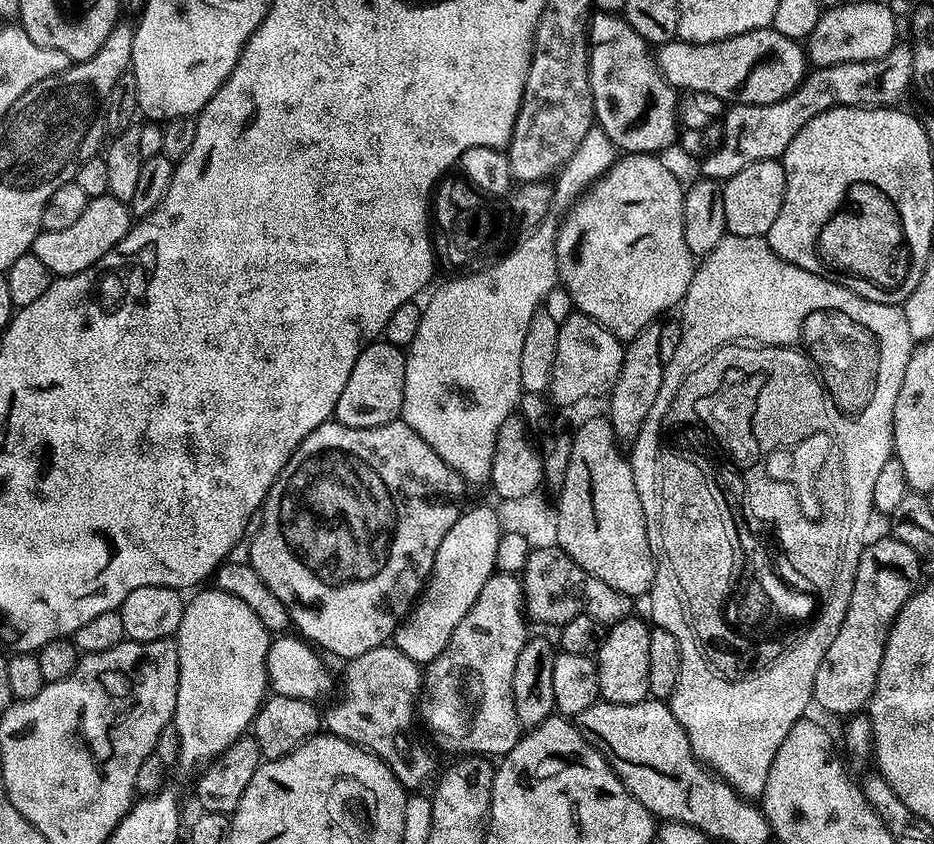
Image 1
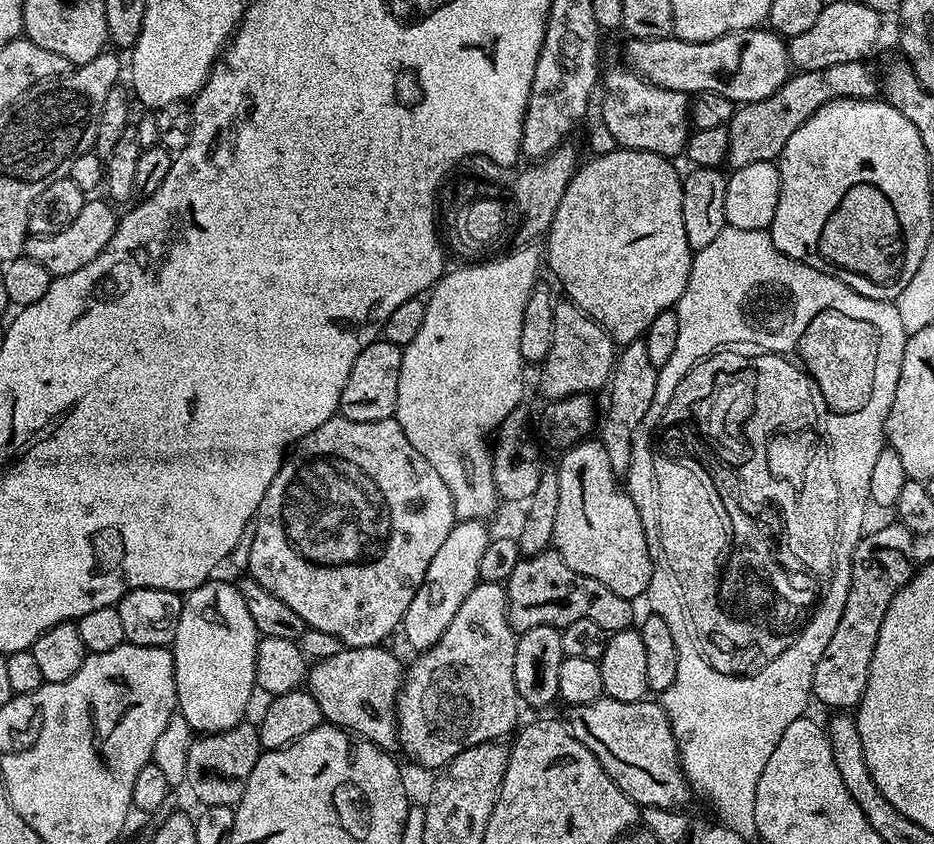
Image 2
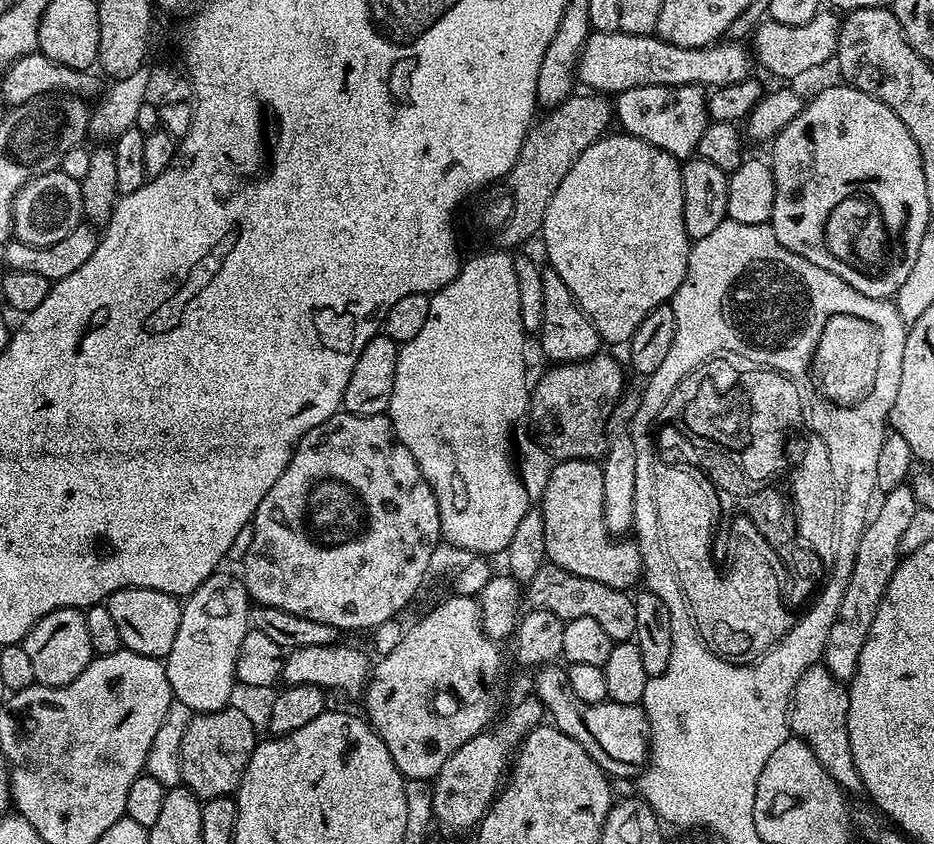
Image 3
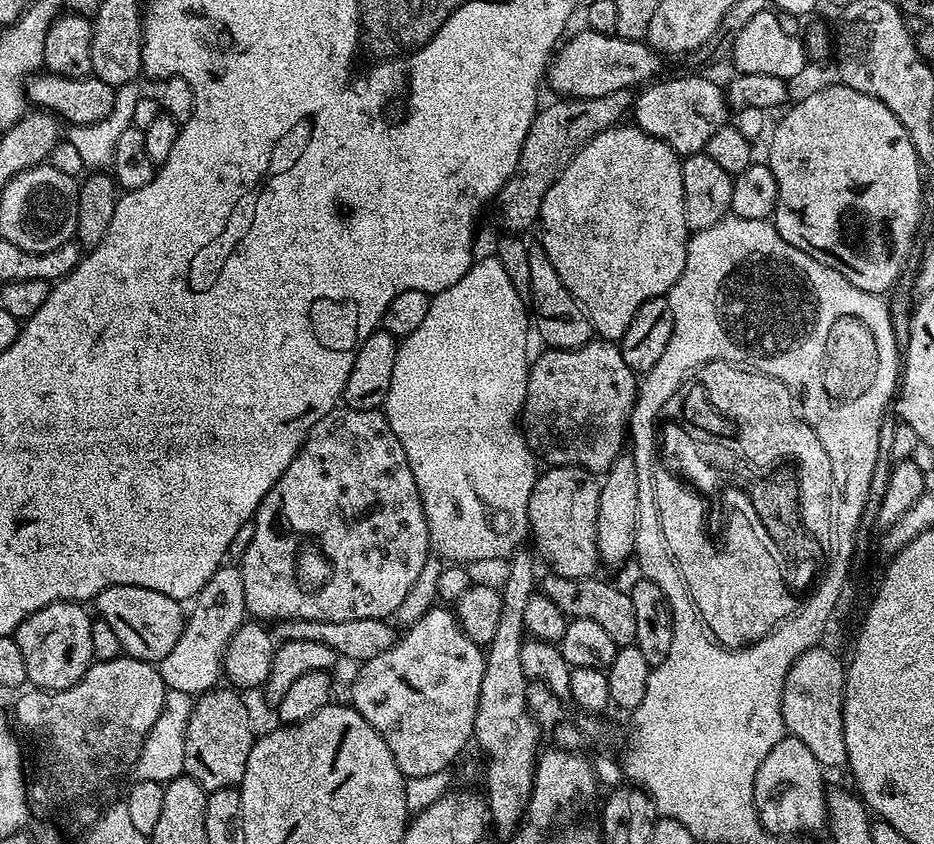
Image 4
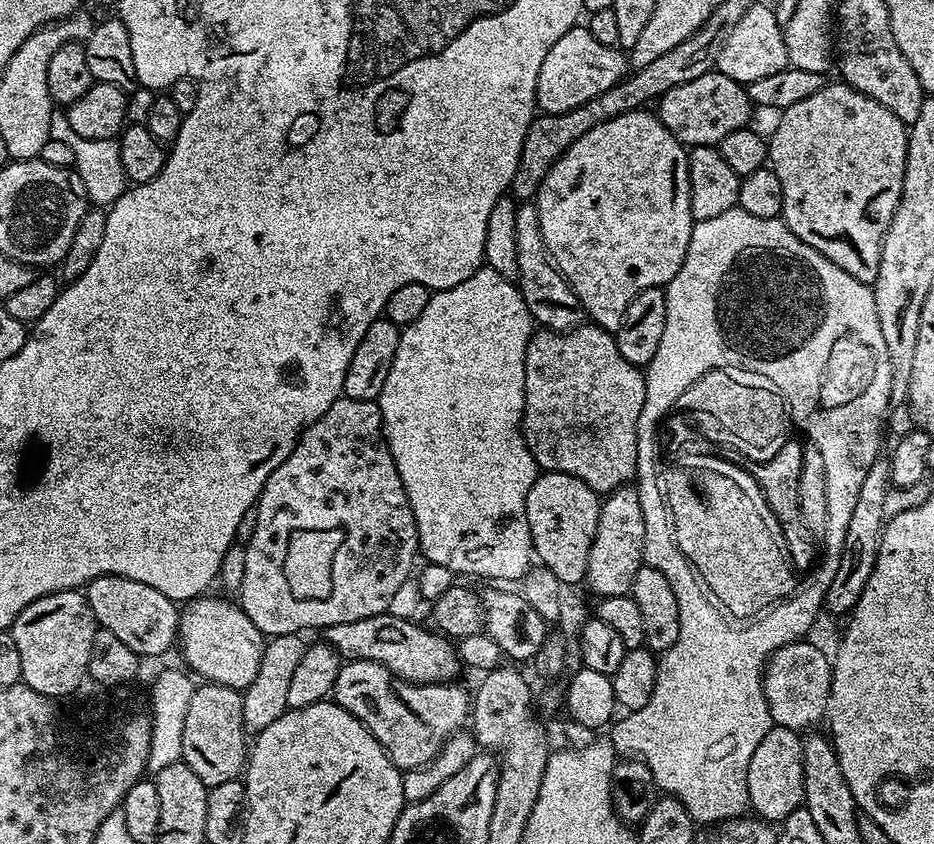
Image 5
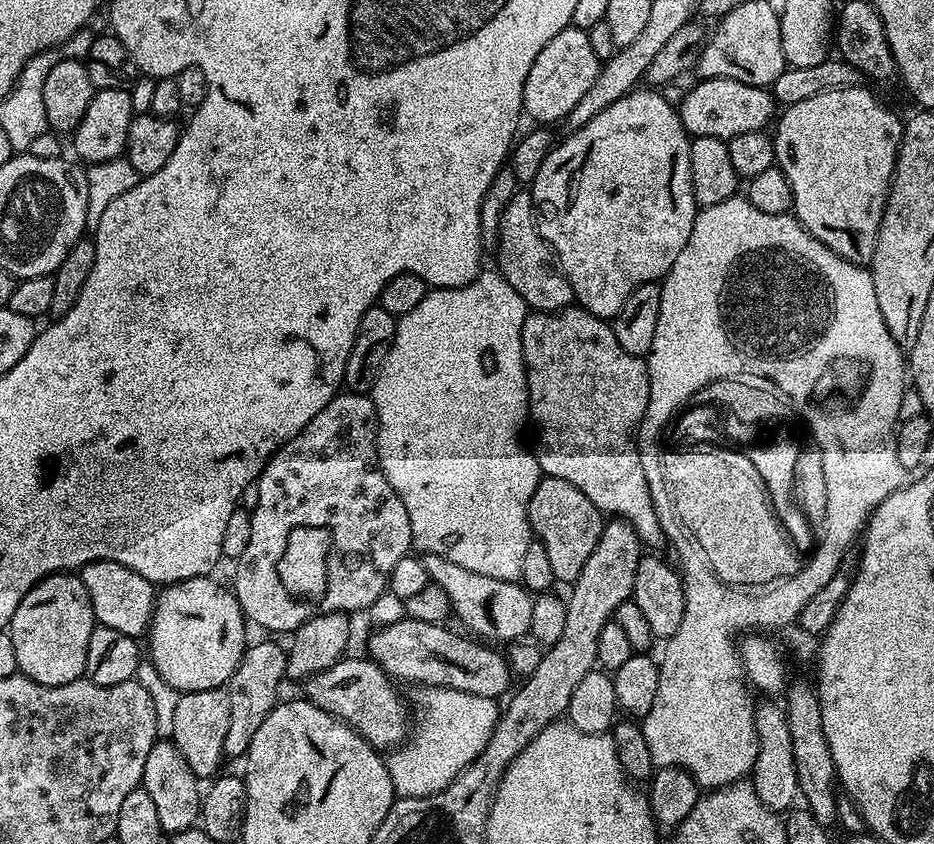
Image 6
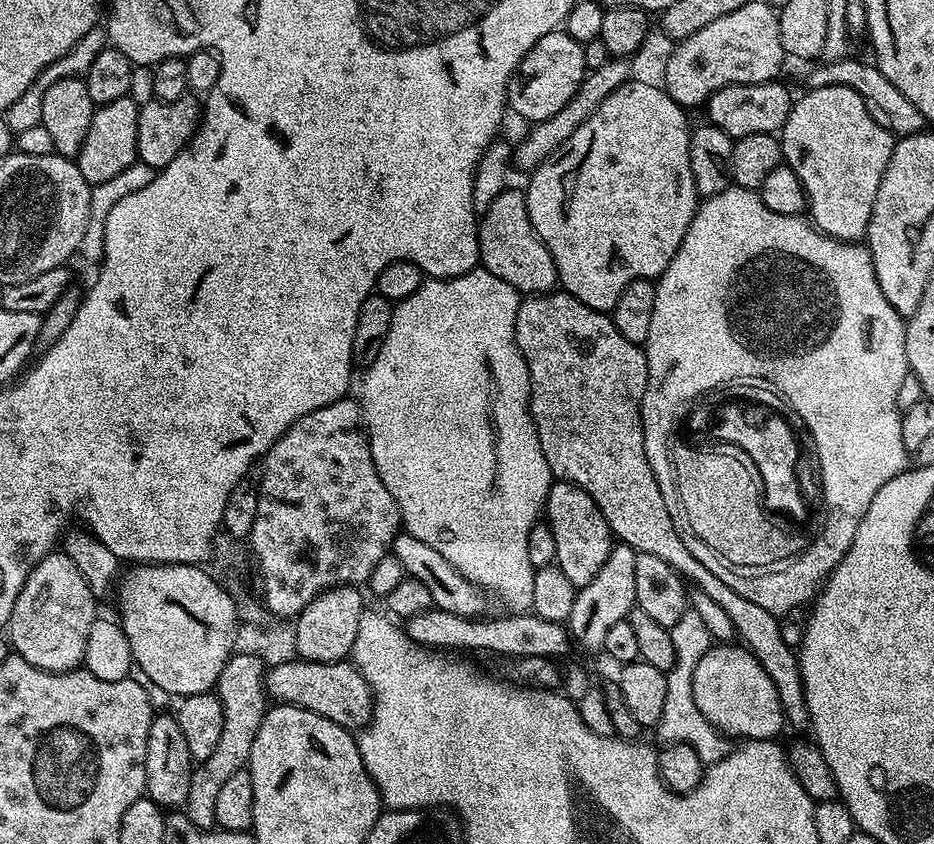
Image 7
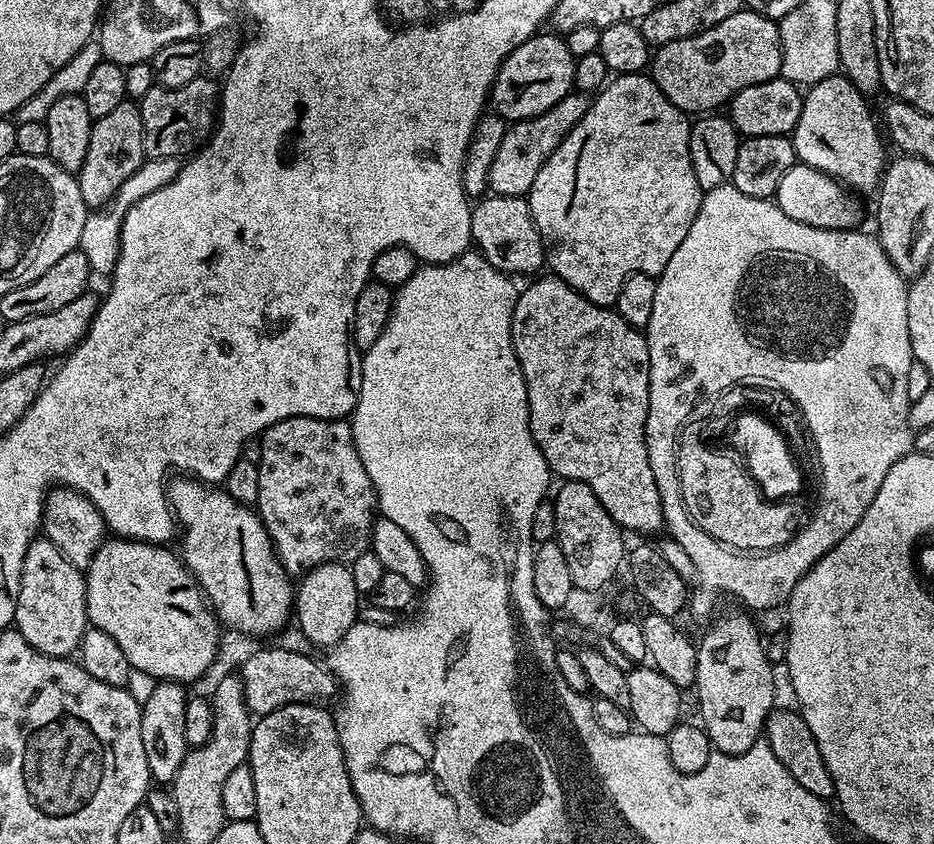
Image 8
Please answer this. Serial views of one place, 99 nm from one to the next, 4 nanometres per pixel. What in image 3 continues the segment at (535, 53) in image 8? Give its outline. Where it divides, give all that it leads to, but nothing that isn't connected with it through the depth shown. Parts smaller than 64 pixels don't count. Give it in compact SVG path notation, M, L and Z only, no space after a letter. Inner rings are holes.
M592 32L588 37L587 43L584 44L583 54L580 56L580 62L578 65L578 80L581 85L585 84L585 89L591 90L596 94L619 94L630 90L631 88L641 88L642 86L682 86L683 84L698 84L701 86L707 86L709 89L721 88L727 84L740 83L743 80L749 79L750 73L748 72L754 68L754 60L750 55L749 49L748 52L743 47L745 46L740 42L713 42L708 45L707 48L683 48L682 46L674 46L670 42L660 39L659 36L653 34L650 36L635 36L634 34L626 34L625 32Z

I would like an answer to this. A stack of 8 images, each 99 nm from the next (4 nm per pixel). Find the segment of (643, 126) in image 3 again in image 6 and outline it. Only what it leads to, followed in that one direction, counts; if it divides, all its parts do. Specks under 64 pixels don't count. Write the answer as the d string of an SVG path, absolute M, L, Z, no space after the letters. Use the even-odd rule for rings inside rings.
M730 78L701 79L699 83L694 85L685 94L684 101L679 101L678 104L680 121L683 122L689 137L705 136L727 142L738 134L767 129L777 115L778 105L767 87L759 88Z

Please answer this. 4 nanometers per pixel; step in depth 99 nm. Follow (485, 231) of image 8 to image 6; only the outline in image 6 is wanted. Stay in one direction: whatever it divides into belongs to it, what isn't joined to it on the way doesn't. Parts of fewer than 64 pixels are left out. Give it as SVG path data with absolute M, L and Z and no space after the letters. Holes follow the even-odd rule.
M517 190L514 198L502 214L500 233L494 249L495 267L501 276L518 290L524 303L534 312L560 312L573 303L574 297L570 282L556 262L556 254L540 233L536 219L536 206L532 203L532 193L528 190Z

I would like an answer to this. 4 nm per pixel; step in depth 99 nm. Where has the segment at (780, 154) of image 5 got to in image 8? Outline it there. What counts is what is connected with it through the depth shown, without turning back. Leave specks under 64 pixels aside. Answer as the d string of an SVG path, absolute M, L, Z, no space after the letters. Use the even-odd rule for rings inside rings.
M843 74L826 77L803 93L802 114L790 139L797 161L822 170L856 194L875 193L886 167L885 137L881 125L868 109L865 93L856 89Z

